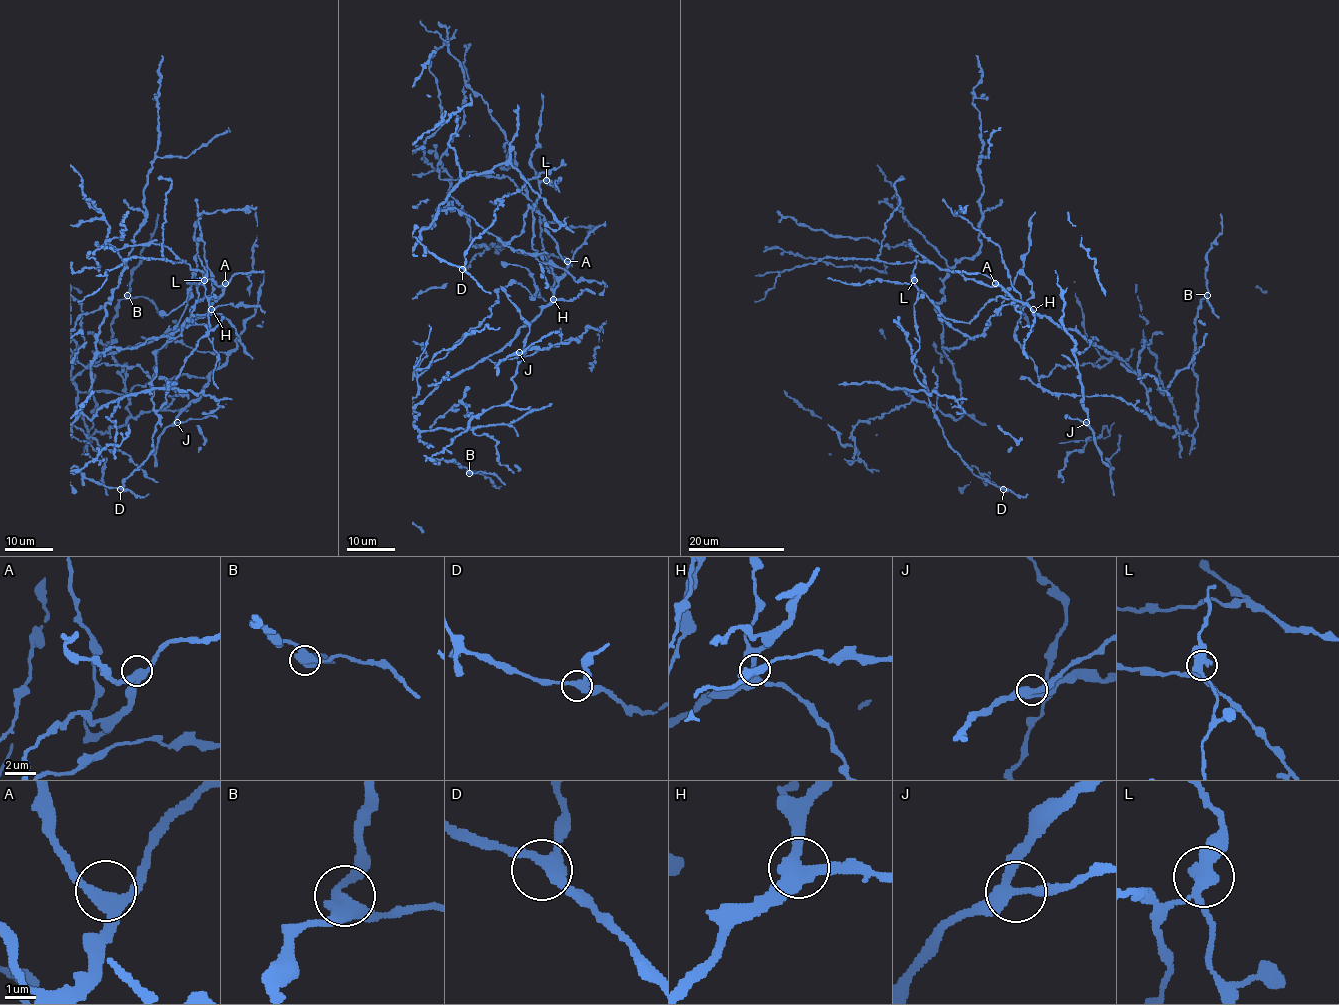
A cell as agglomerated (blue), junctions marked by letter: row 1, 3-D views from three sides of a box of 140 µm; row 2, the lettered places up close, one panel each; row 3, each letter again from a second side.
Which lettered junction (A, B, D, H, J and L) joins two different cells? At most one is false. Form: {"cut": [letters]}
{"cut": ["L"]}

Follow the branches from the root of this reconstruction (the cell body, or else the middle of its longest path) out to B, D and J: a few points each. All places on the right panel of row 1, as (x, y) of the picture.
B: (1034, 313), (1097, 338), (1074, 354), (1080, 402), (1122, 398), (1191, 434), (1196, 317), (1207, 295)
D: (1034, 313), (997, 296), (955, 322), (914, 284), (907, 339), (929, 407), (967, 467), (1003, 489)
J: (1034, 313), (1075, 330), (1089, 342), (1097, 338), (1093, 337), (1084, 351), (1074, 354), (1086, 422)

